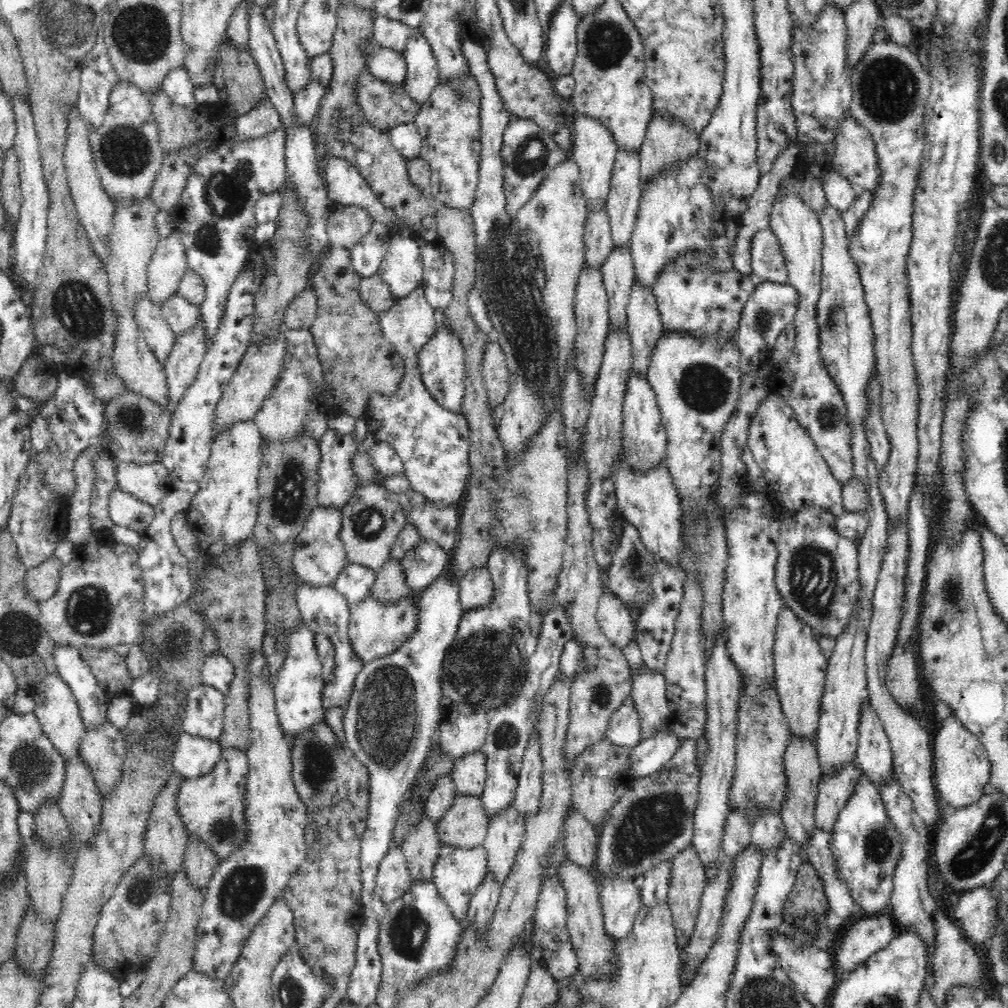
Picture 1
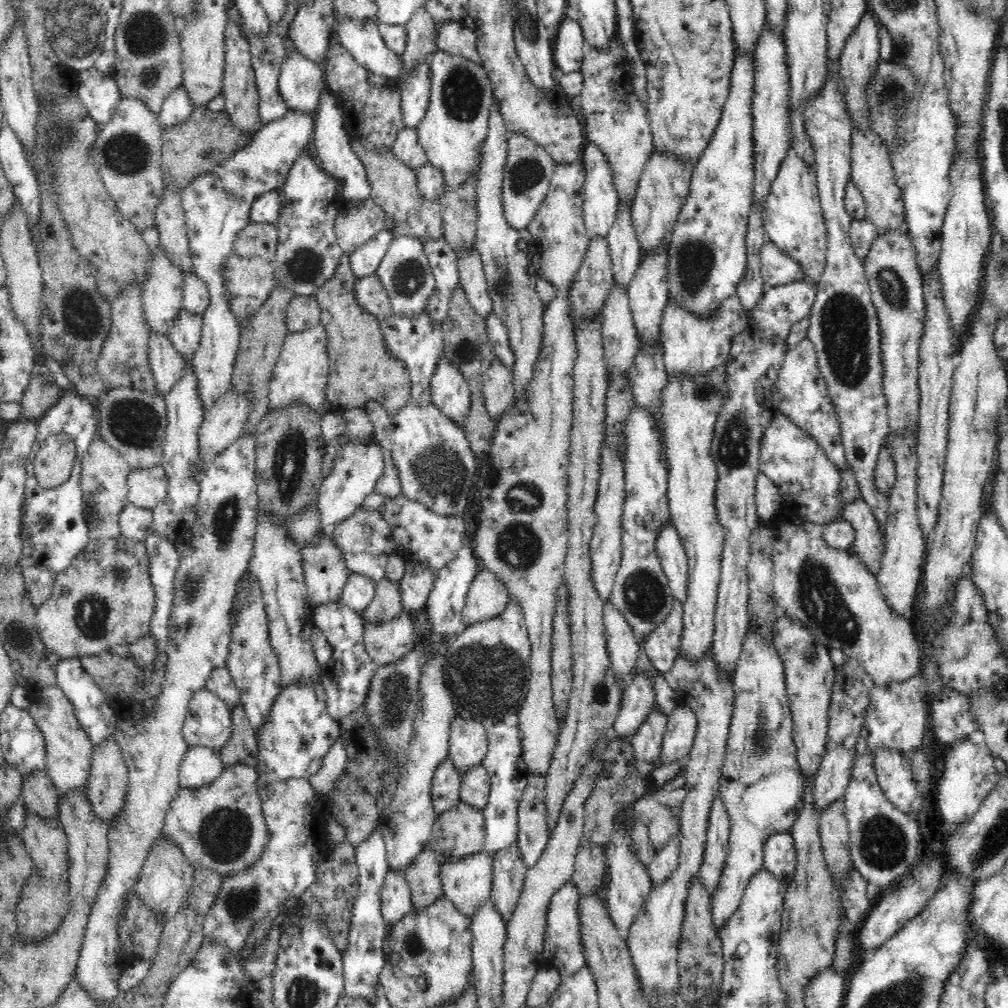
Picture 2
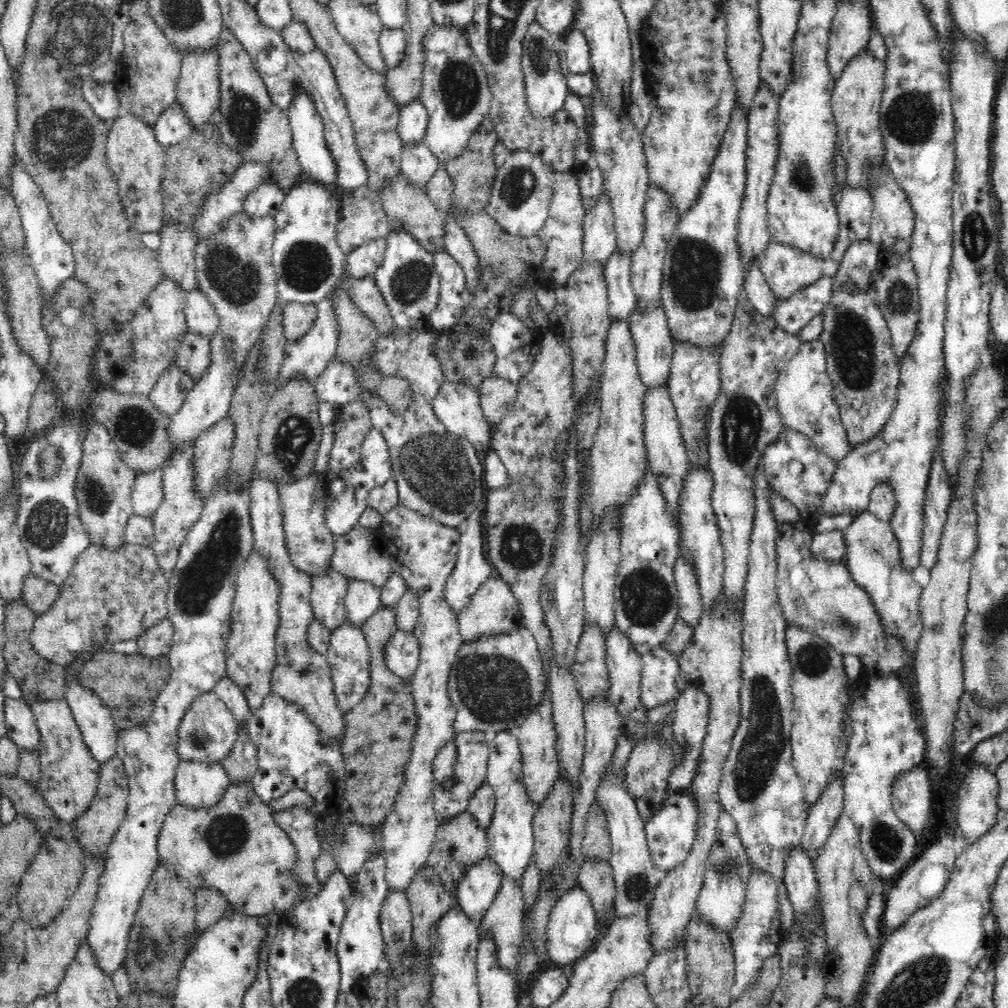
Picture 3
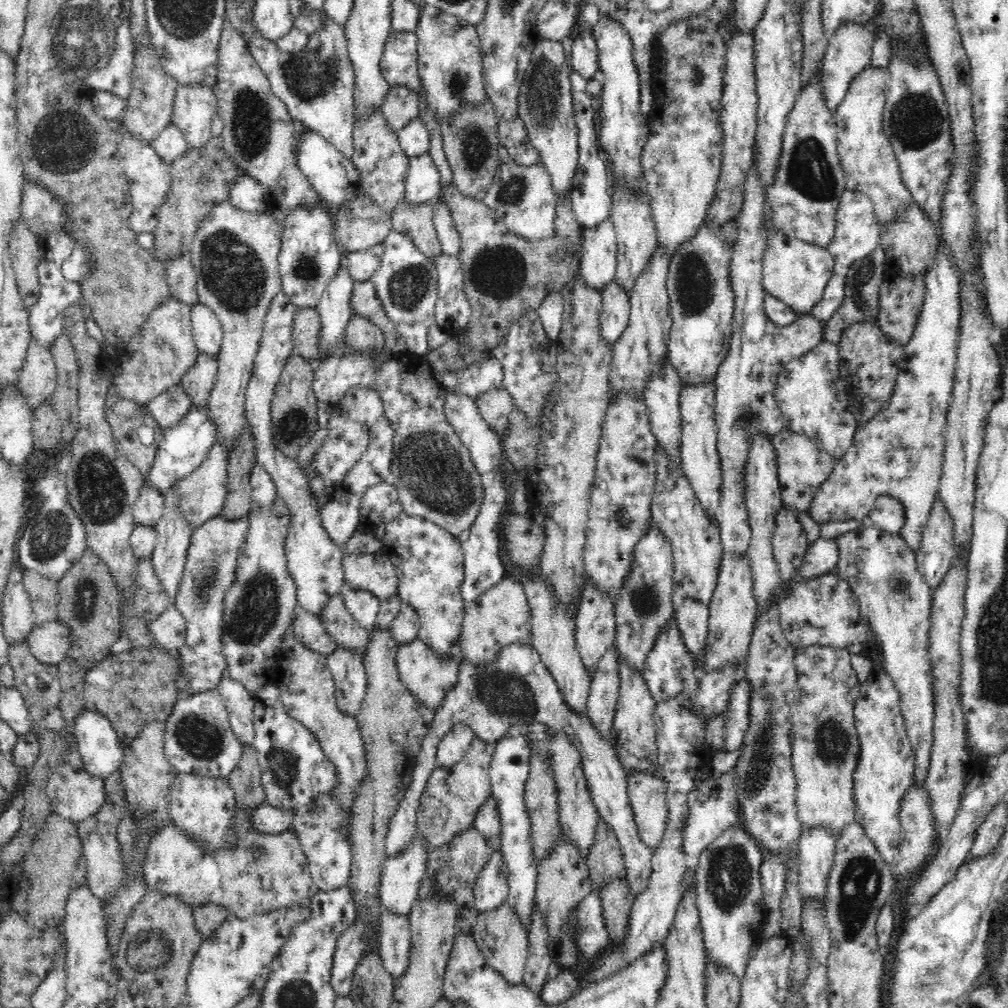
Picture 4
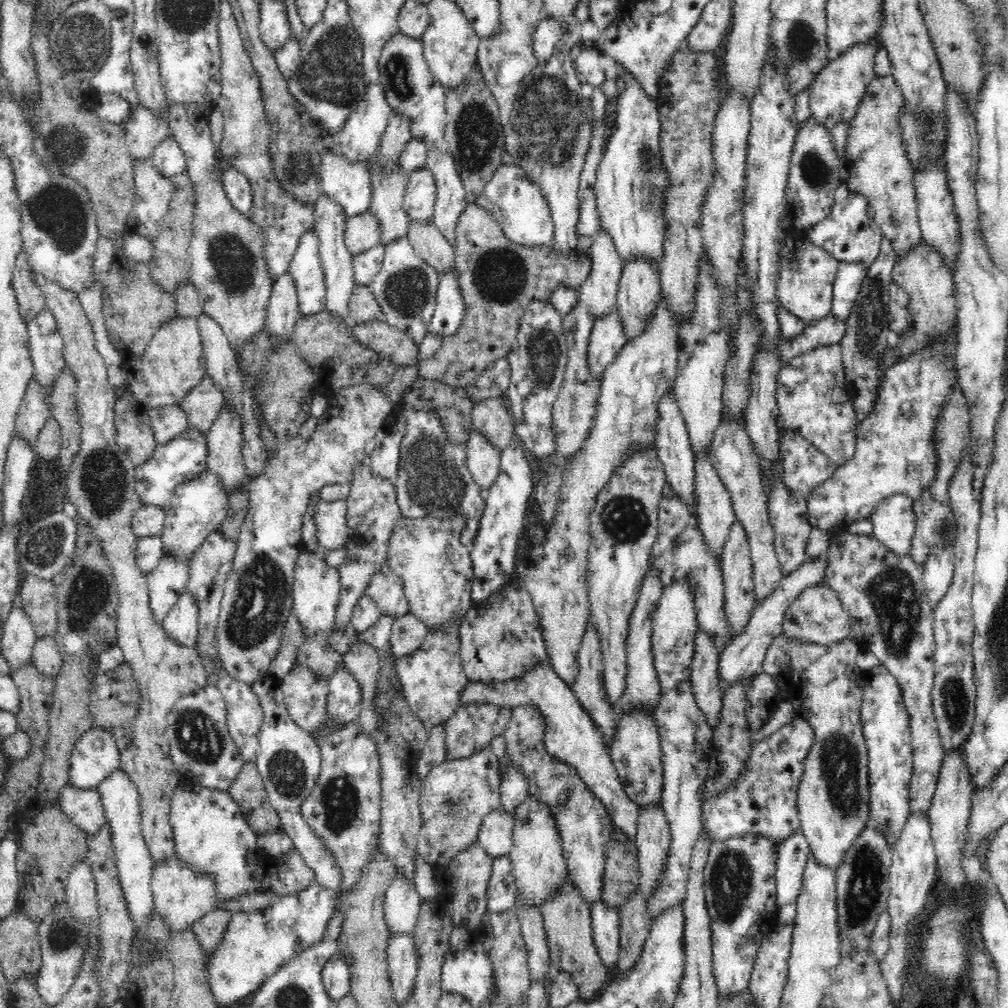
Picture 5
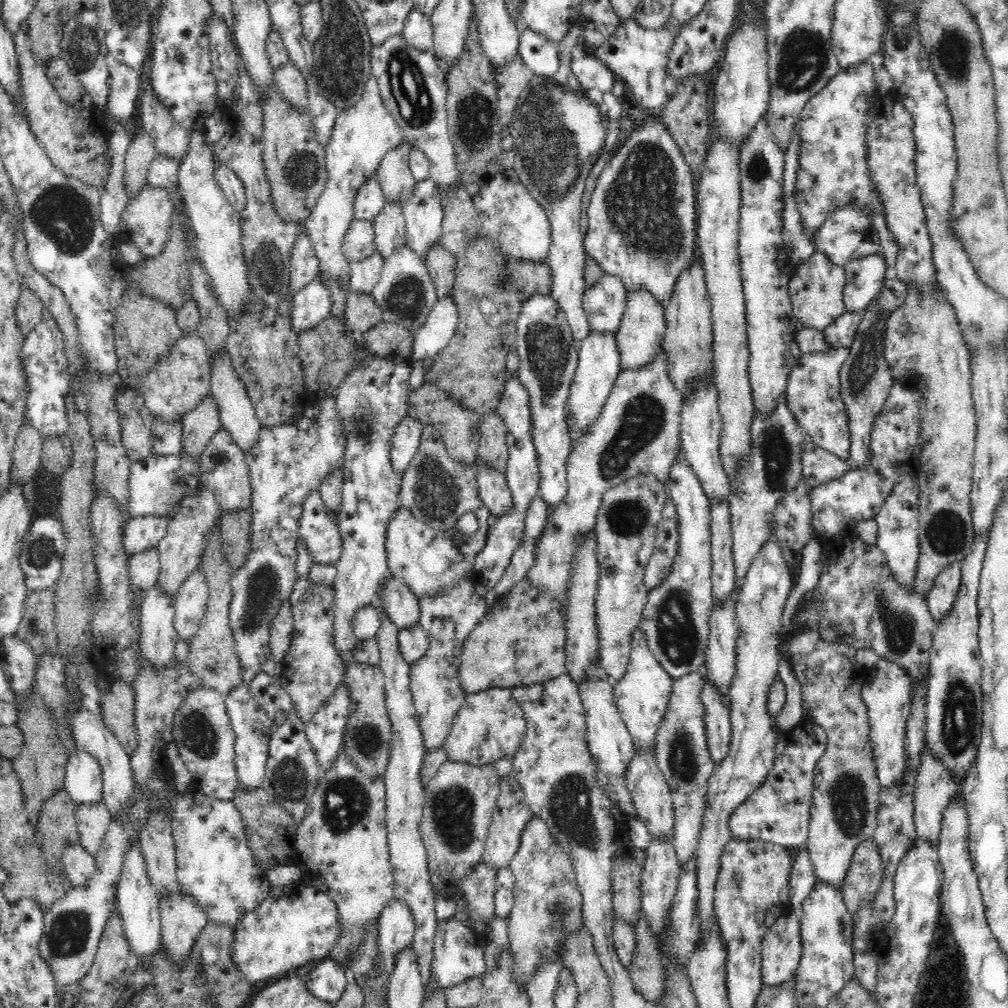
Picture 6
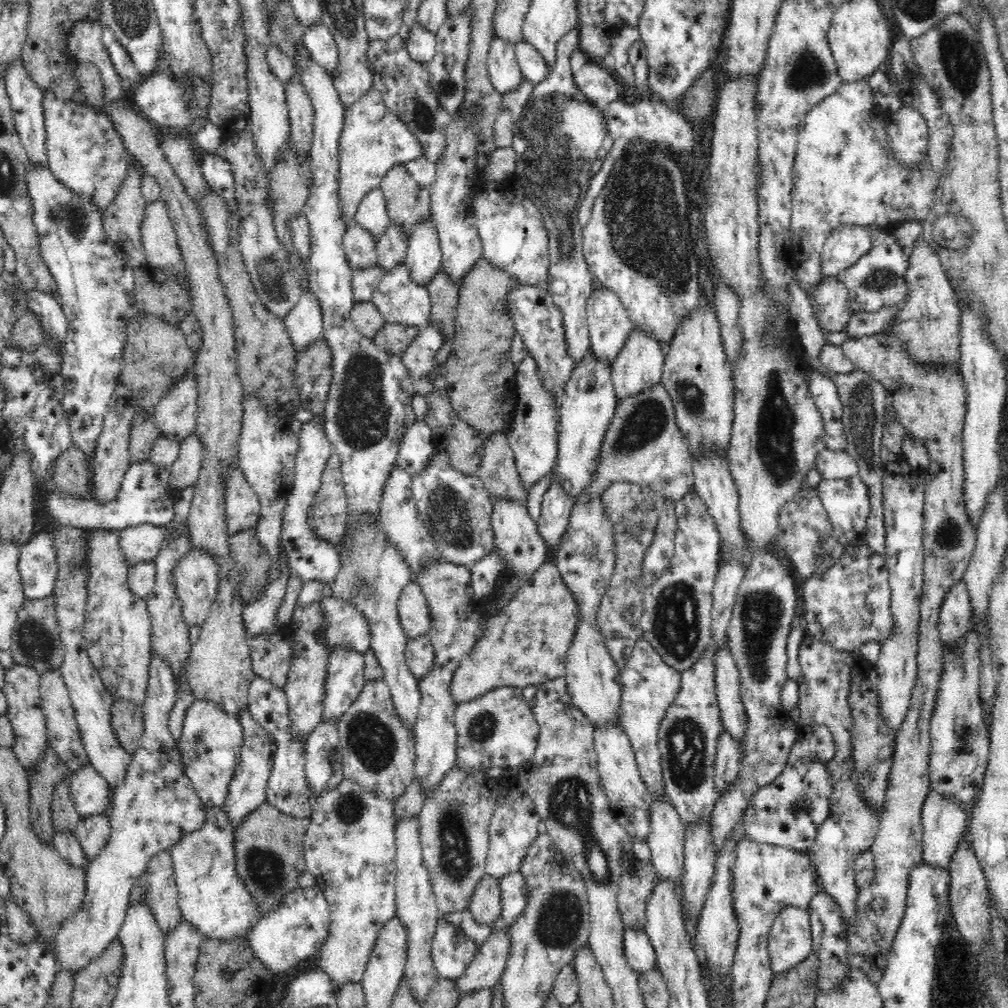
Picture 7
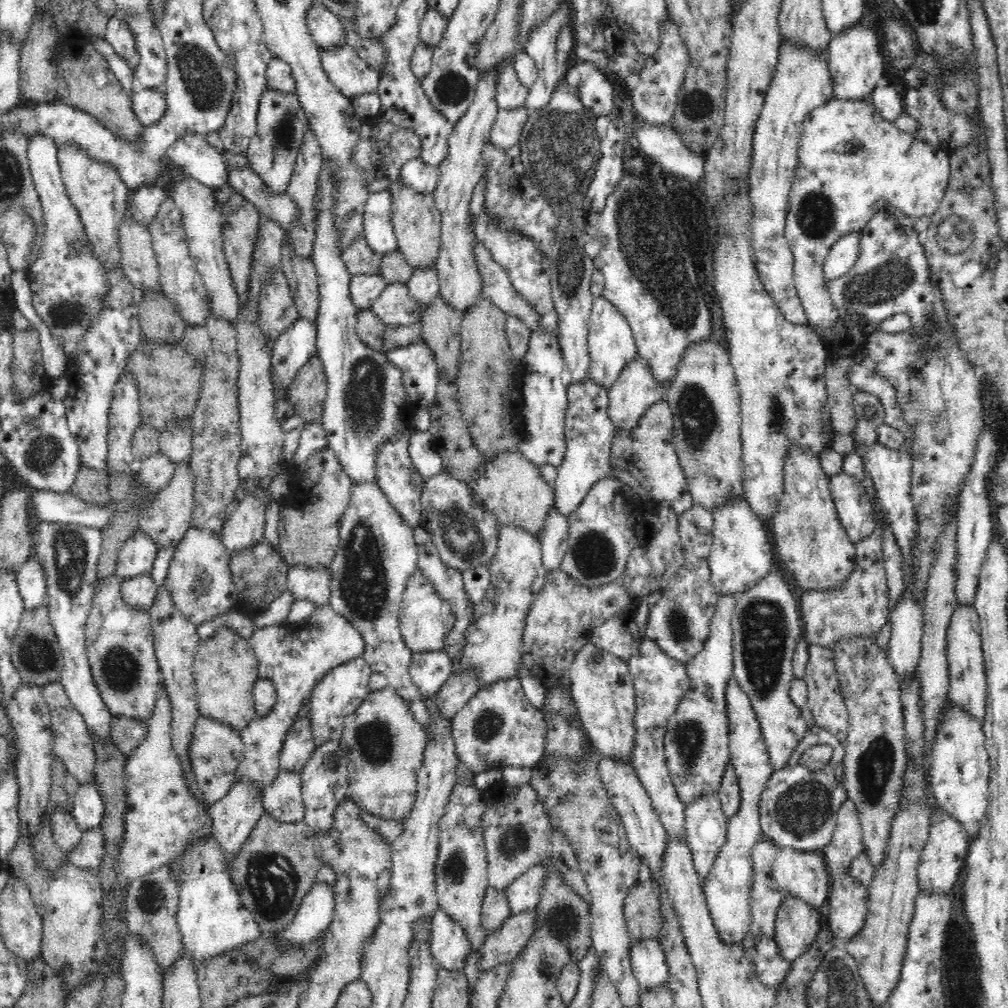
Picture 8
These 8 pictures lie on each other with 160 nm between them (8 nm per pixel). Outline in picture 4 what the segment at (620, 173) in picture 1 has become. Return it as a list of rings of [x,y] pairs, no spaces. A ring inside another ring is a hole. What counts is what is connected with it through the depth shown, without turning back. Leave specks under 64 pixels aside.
[[[615,278],[603,288],[601,295],[600,333],[606,342],[613,346],[628,326],[631,313],[630,299],[628,293],[624,293],[624,287],[620,287],[620,283],[616,283]]]

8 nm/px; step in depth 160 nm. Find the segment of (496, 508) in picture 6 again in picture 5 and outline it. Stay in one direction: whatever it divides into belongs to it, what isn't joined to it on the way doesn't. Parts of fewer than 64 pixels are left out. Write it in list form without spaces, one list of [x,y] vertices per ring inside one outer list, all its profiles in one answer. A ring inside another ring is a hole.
[[[475,428],[470,431],[466,448],[467,467],[476,484],[485,493],[492,488],[500,474],[501,450],[496,449],[496,446],[493,446]]]

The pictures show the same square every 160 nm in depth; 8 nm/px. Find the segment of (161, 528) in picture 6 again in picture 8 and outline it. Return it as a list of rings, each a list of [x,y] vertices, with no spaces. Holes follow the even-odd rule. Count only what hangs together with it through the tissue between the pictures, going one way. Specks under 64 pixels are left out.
[[[134,529],[128,537],[118,555],[116,574],[121,582],[151,573],[158,546],[146,533]]]

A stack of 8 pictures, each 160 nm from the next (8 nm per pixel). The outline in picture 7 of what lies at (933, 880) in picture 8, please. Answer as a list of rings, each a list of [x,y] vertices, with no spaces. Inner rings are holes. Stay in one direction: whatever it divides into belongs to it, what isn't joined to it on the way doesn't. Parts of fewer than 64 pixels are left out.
[[[934,789],[928,791],[922,807],[923,860],[928,865],[944,868],[948,872],[949,862],[955,853],[960,837],[968,833],[969,813],[958,801],[944,797]]]

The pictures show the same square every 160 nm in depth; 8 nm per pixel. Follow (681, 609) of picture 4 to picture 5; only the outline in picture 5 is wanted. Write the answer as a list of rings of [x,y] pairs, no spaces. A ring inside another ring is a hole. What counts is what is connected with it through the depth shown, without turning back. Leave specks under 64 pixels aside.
[[[698,628],[695,636],[695,653],[693,661],[691,662],[691,678],[690,681],[693,686],[695,699],[697,706],[701,709],[708,723],[712,726],[712,730],[715,730],[715,726],[722,716],[722,701],[723,693],[720,692],[719,674],[719,652],[712,637],[706,633],[706,631]]]

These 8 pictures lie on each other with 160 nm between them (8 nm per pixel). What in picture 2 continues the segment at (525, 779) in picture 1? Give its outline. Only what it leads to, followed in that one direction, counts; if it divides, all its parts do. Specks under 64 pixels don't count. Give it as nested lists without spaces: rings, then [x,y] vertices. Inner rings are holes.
[[[528,772],[527,785],[517,812],[517,845],[528,868],[538,862],[550,840],[546,825],[545,798],[545,776]]]

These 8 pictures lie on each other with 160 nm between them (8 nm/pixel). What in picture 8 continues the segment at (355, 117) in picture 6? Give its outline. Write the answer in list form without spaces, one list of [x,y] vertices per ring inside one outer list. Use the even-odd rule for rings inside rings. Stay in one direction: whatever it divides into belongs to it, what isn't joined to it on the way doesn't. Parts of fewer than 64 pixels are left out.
[[[362,118],[359,143],[353,150],[353,160],[364,171],[368,192],[375,193],[387,189],[391,182],[398,179],[404,163],[412,158],[420,158],[421,150],[420,137],[416,136],[416,132],[404,127],[396,128],[394,123],[388,121],[366,124]]]

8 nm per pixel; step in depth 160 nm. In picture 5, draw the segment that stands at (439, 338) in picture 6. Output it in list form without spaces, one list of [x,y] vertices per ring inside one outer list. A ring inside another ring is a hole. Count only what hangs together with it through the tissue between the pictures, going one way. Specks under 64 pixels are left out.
[[[455,269],[439,275],[437,303],[428,333],[434,333],[446,339],[462,326],[465,316],[464,299],[458,285],[458,272]]]

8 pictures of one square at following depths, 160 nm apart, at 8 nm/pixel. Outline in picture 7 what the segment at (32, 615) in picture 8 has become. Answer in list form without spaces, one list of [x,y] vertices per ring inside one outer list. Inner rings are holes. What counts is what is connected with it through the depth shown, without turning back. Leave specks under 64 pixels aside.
[[[56,594],[43,599],[26,599],[24,601],[12,634],[11,653],[14,662],[30,665],[40,674],[49,670],[59,670],[63,663],[65,650],[60,640],[60,629],[58,628]]]

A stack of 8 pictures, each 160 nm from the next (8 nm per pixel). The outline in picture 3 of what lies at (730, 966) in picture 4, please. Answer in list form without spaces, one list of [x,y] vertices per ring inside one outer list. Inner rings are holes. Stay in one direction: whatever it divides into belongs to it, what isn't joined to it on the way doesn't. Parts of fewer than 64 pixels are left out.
[[[720,812],[715,840],[705,862],[702,888],[696,900],[696,914],[711,926],[730,934],[730,929],[742,918],[747,882],[751,872],[748,855],[742,846],[735,820],[728,813]]]

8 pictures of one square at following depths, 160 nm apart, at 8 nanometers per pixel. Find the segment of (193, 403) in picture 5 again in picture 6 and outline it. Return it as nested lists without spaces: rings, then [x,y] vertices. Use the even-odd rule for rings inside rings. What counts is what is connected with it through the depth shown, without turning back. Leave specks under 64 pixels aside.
[[[210,392],[180,421],[183,427],[182,452],[197,458],[204,454],[212,436],[223,428],[219,406]]]

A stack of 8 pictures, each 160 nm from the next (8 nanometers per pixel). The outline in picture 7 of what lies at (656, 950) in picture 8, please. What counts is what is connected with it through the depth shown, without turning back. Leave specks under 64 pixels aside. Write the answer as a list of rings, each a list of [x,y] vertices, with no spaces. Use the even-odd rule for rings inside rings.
[[[643,929],[625,930],[624,949],[629,968],[636,973],[646,974],[658,969],[656,952]]]

